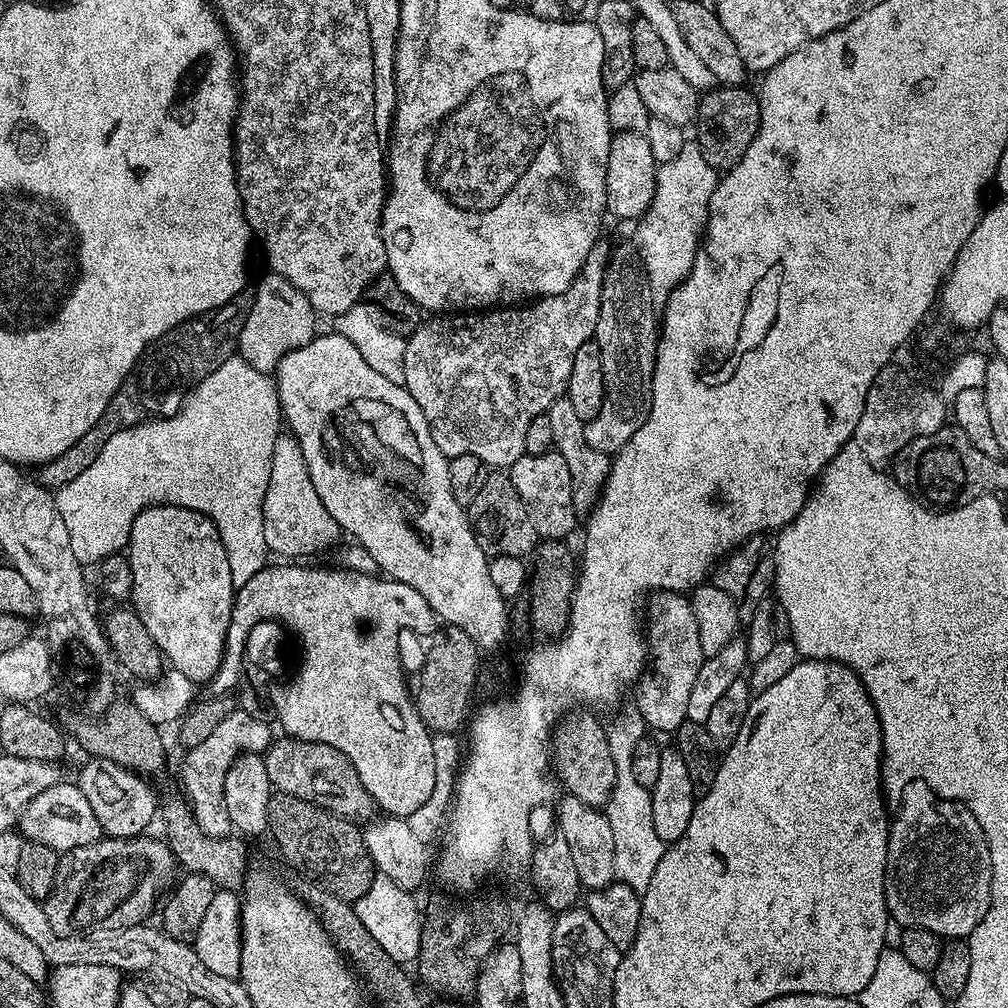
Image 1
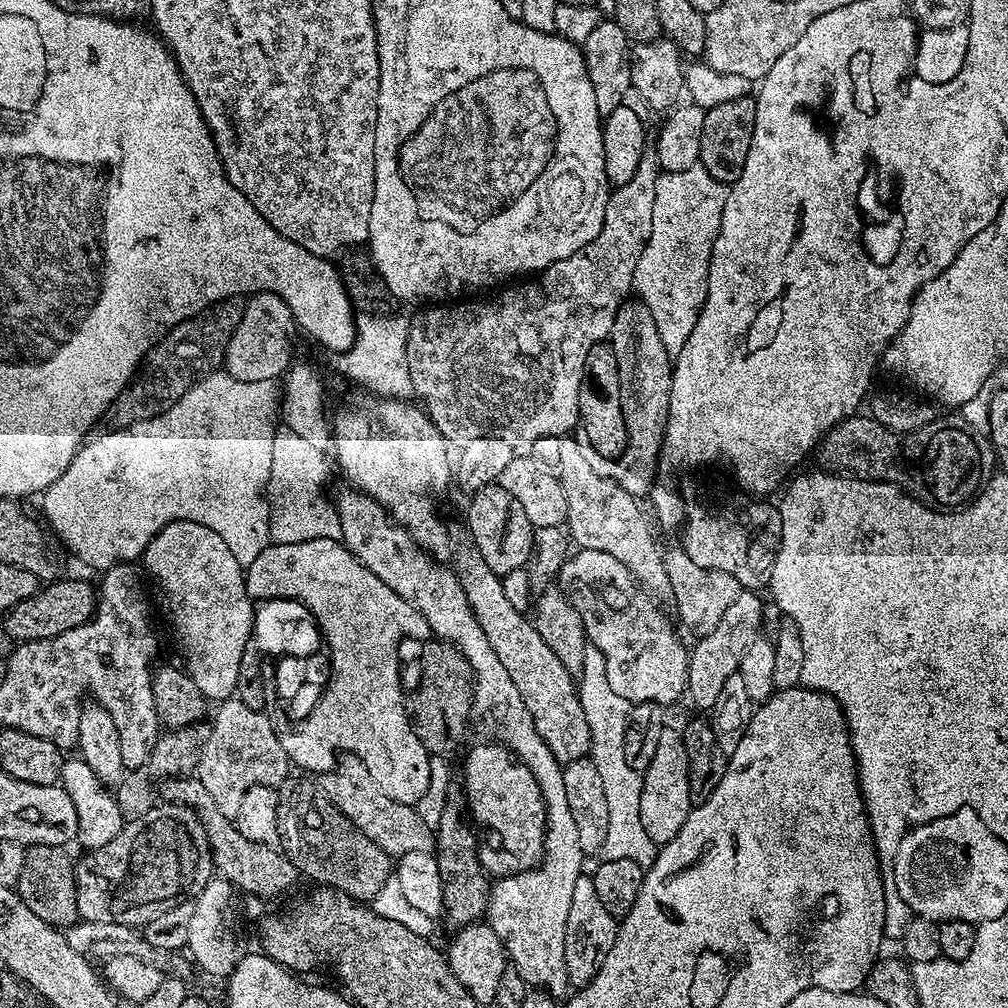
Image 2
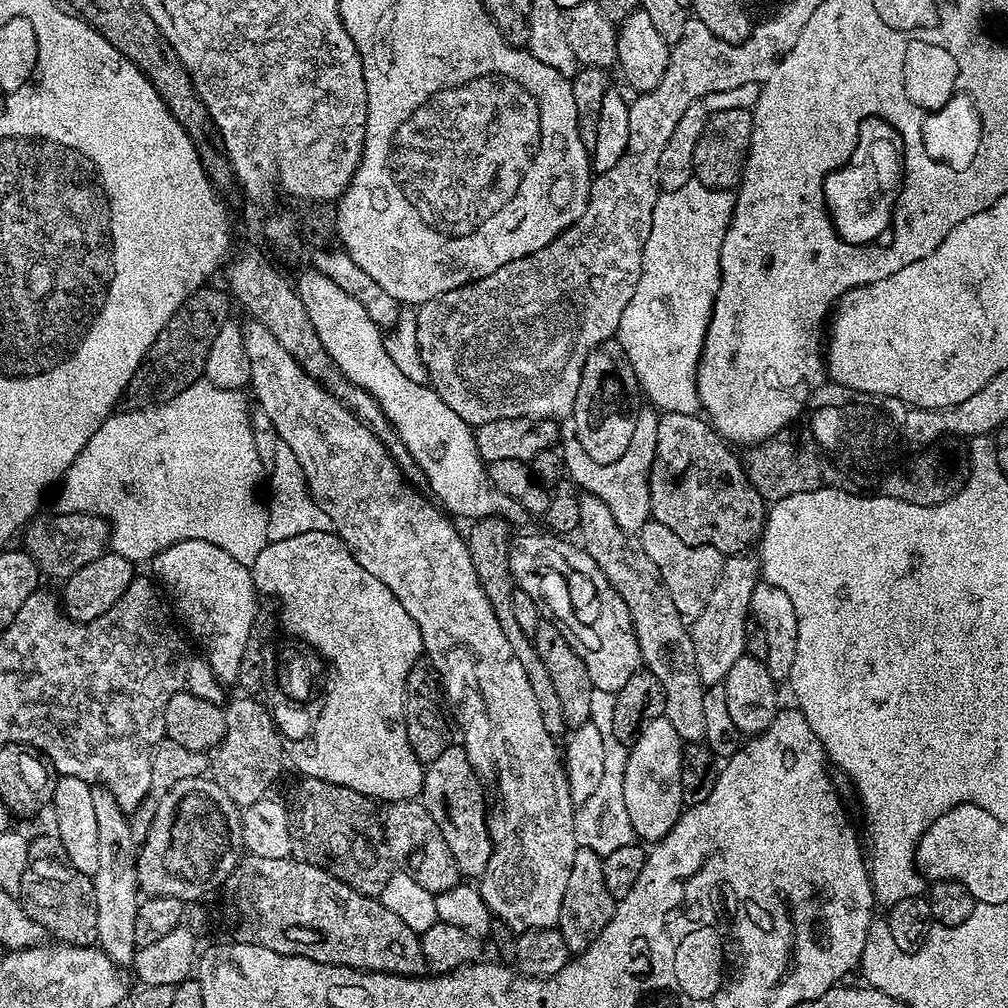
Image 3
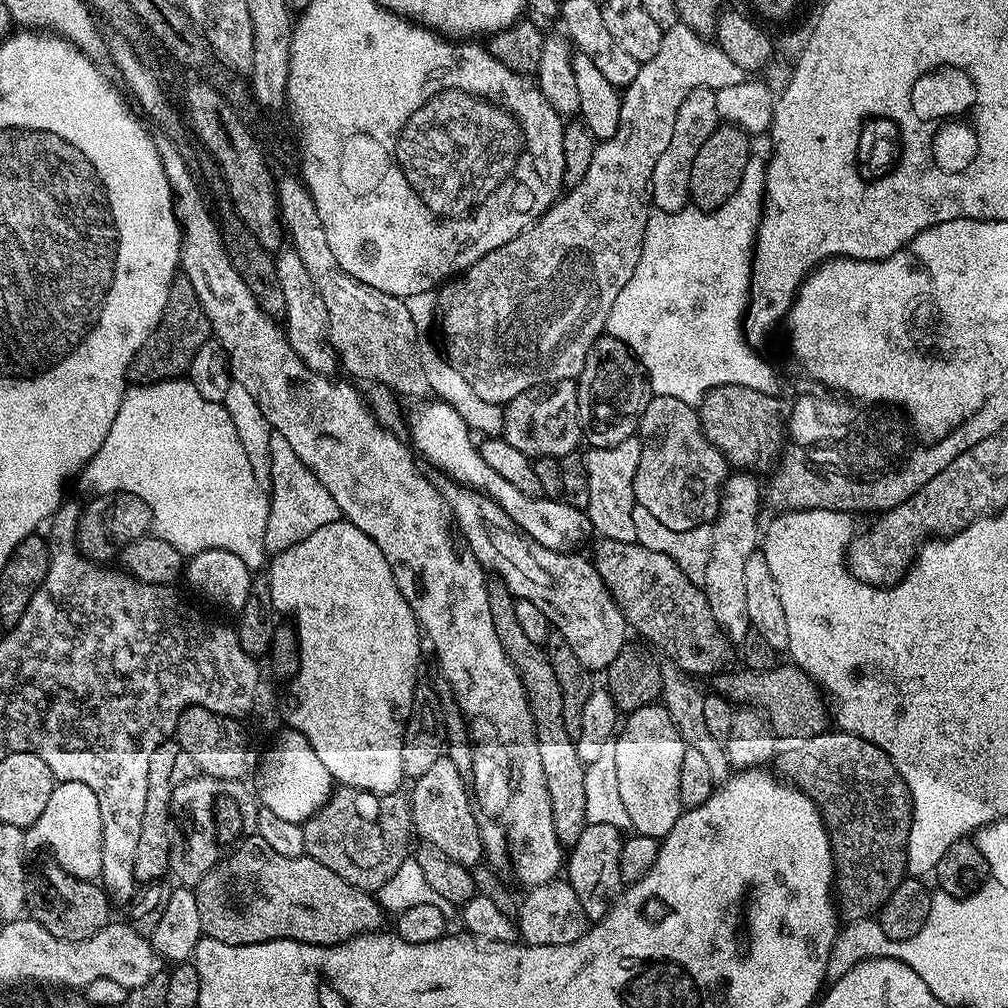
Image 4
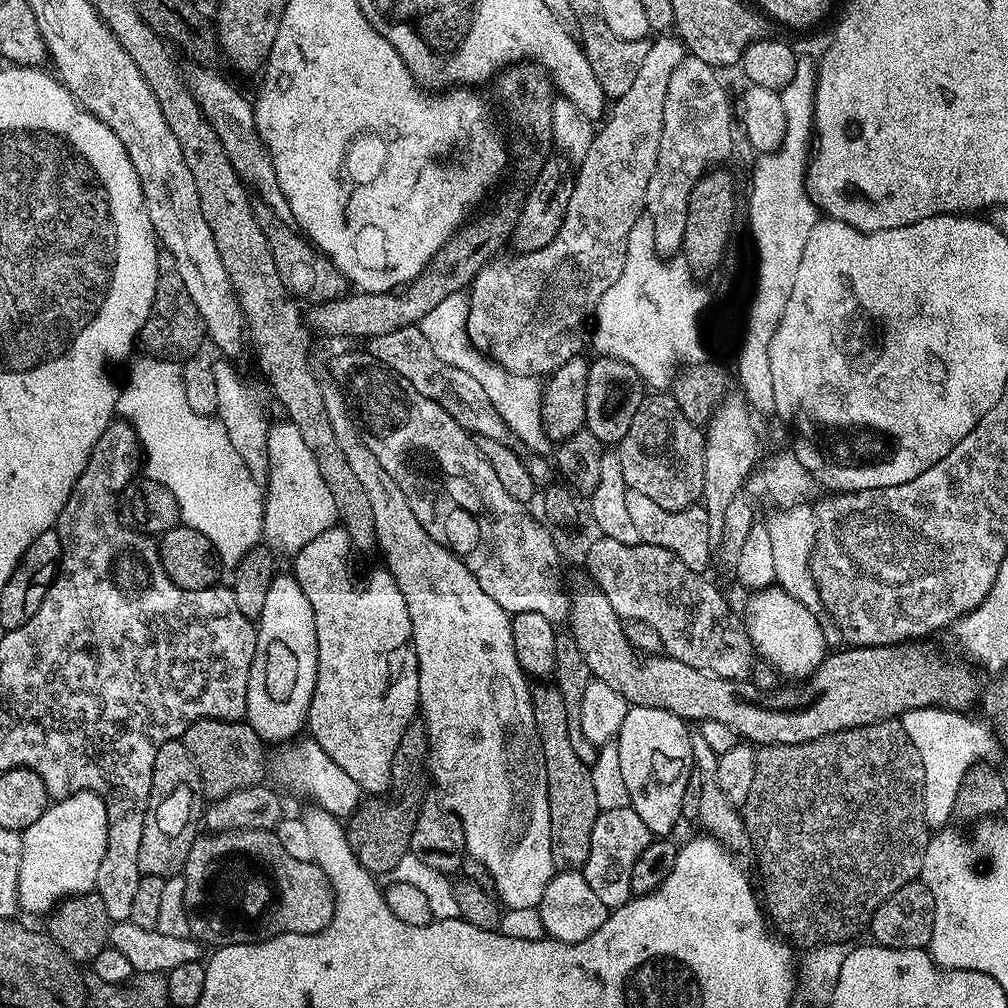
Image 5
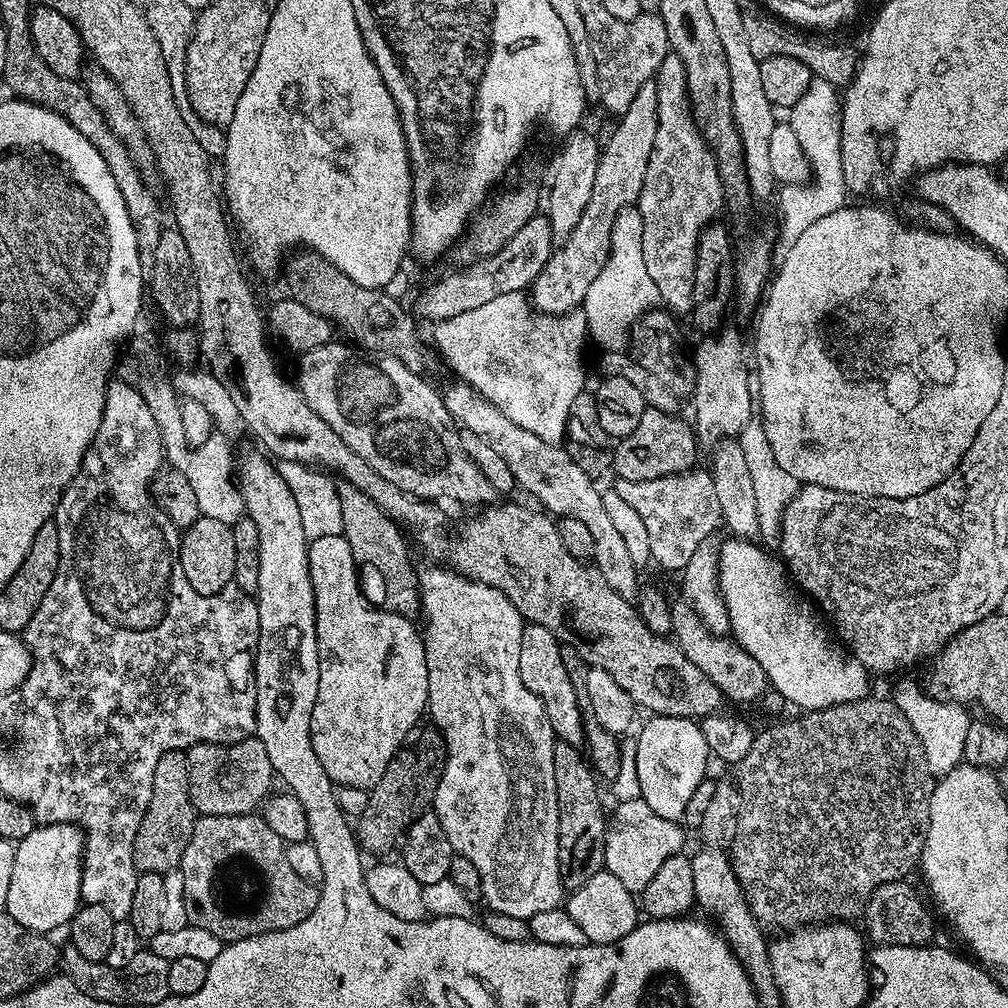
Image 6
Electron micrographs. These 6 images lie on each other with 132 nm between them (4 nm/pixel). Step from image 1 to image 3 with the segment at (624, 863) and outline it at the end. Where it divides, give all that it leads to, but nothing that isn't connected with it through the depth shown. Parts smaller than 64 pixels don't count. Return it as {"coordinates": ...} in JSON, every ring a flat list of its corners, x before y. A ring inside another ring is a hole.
{"coordinates":[[593,688,590,698,591,723,602,730,602,747,606,749,604,755,604,773,602,782,598,782,598,790,594,797,594,805,598,812,600,822,600,836,581,835,578,840,579,847,590,848,606,857,614,854,618,846,626,846,637,839,634,826,630,826,630,814,626,814,626,798,624,797,624,775,626,774,626,762,628,761,628,748,620,745,618,738,614,738,614,706,615,695,611,692,603,692]]}

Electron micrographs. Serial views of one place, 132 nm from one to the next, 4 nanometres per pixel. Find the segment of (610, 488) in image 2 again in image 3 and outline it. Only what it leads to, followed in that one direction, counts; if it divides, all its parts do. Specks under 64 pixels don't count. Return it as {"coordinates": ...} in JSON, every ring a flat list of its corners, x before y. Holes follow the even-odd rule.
{"coordinates":[[581,495,580,527,582,547,585,552,598,562,602,574,618,590,618,594,630,610,632,625,636,631,640,646,640,659,643,667,662,682,662,690,666,694,664,715,670,726,678,730,681,741,700,742,706,734,702,698,705,684,700,680,698,666,694,658,694,642,685,617,678,614,678,606,674,606,674,598,660,576,658,566,650,562,646,550,629,533,623,532,614,522,614,514,610,514,610,506,597,496]]}

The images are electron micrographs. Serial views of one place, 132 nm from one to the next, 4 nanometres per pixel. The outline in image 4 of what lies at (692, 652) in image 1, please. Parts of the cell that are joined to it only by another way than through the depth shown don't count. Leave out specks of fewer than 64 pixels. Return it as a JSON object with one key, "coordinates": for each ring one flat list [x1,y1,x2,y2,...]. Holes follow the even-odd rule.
{"coordinates":[[455,482,449,485,442,493,448,502,455,531,461,541,464,539,468,543,467,551,480,563,480,567,503,580,513,596,534,602,534,606,538,606,538,610,546,614,553,629,562,633,566,642,570,642,574,655,582,661,582,666,586,666,589,672,599,674,608,669,629,639,630,629,627,620,624,619,624,612,617,606,616,599,610,594,606,582,602,582,595,563,591,559,583,560,580,554,555,552,534,542,534,538,526,535,491,496]]}

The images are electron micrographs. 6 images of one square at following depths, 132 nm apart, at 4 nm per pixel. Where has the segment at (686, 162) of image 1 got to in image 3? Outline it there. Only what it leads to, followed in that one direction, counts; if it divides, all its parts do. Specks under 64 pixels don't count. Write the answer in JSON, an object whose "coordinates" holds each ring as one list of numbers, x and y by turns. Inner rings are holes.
{"coordinates":[[696,179,686,182,686,186,679,190,661,191,656,197,650,238,646,238,642,254,642,274,638,278,634,298,630,298,626,310,622,310,614,340,620,343,625,356,623,359,626,364,628,359,630,372,632,367,631,375,639,391,643,395,645,392,648,395,647,403,661,413,694,416,701,411,700,395,696,389,696,365,700,363,704,335,708,333,708,320,712,317,712,307,720,289,720,251,735,205,735,191,707,188]]}

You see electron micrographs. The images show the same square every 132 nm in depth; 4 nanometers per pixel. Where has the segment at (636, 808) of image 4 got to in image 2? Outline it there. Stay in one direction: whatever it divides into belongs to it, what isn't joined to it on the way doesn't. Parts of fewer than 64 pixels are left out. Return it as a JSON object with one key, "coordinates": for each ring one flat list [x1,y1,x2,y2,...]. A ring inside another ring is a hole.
{"coordinates":[[672,728,657,735,653,743,653,757,650,766,643,772,642,798,640,810,642,812,642,826,646,834,657,844,663,846,670,843,682,830,686,818,693,810,690,798,690,778,688,777,688,763,686,762,686,746,683,735]]}

